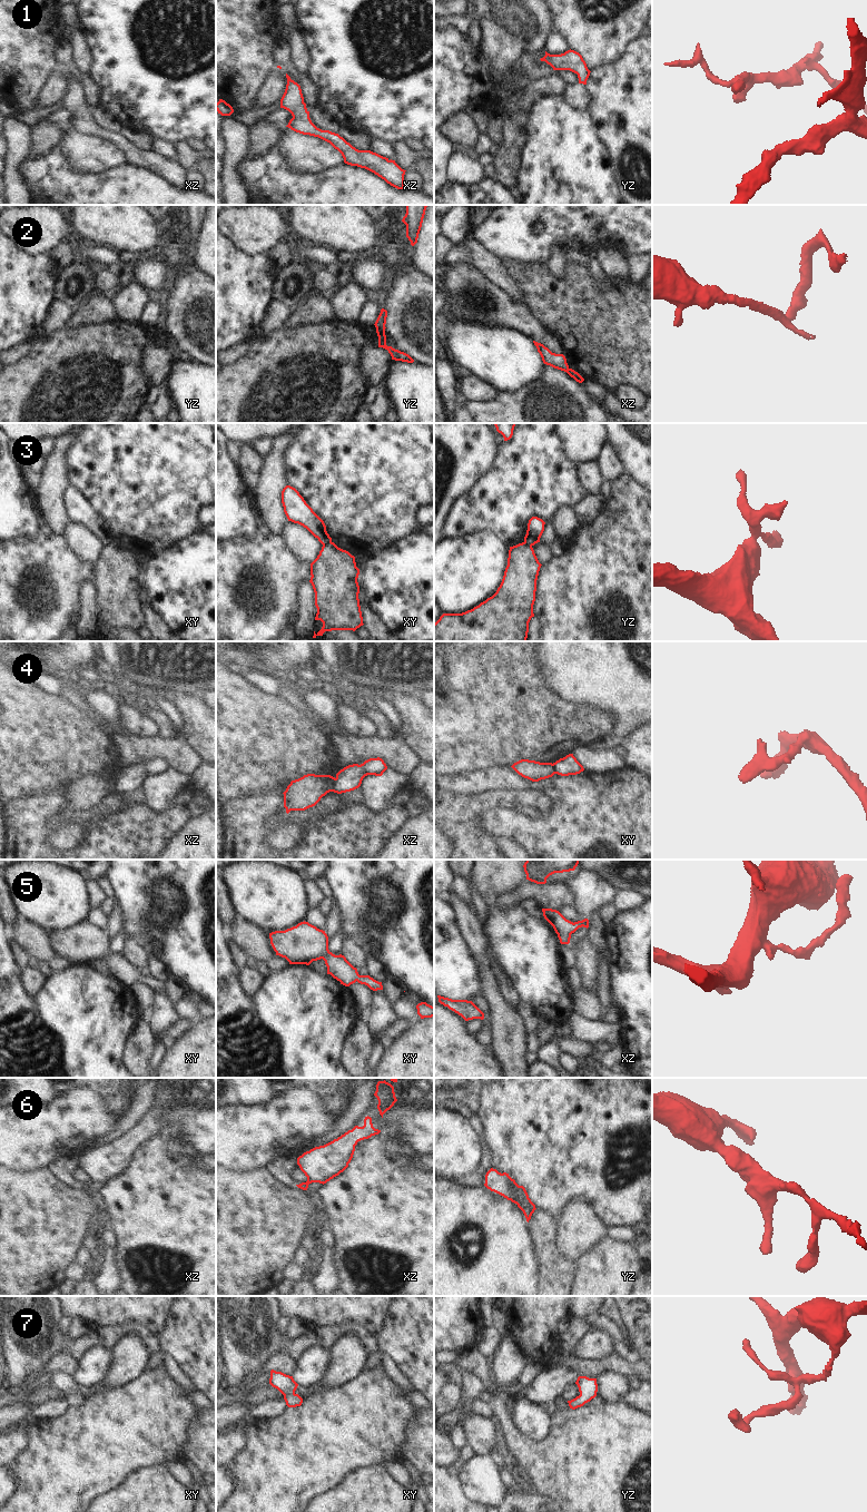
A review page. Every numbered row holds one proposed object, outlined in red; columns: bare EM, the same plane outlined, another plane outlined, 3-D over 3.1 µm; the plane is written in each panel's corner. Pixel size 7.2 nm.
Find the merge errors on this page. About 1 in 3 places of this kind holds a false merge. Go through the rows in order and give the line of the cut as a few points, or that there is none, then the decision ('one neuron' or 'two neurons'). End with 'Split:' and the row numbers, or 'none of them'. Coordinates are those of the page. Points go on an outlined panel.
1: cut none; one neuron
2: cut yz (376, 326), (384, 334); two neurons
3: cut xy (331, 540), (323, 546); two neurons
4: cut xz (336, 778), (332, 791); two neurons
5: cut none; one neuron
6: cut none; one neuron
7: cut none; one neuron
Split: 2, 3, 4

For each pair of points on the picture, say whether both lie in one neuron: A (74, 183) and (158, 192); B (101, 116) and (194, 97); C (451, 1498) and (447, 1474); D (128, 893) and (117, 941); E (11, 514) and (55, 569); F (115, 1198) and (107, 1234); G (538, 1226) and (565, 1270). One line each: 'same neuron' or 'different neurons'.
A: same neuron
B: different neurons
C: same neuron
D: different neurons
E: different neurons
F: different neurons
G: same neuron

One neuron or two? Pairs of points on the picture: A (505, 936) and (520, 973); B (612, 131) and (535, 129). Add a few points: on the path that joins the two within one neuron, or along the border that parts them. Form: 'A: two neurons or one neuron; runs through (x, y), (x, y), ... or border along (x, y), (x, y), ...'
A: one neuron; runs through (514, 945), (520, 951), (520, 964)
B: two neurons; border along (587, 111), (597, 129), (599, 139), (610, 155)

